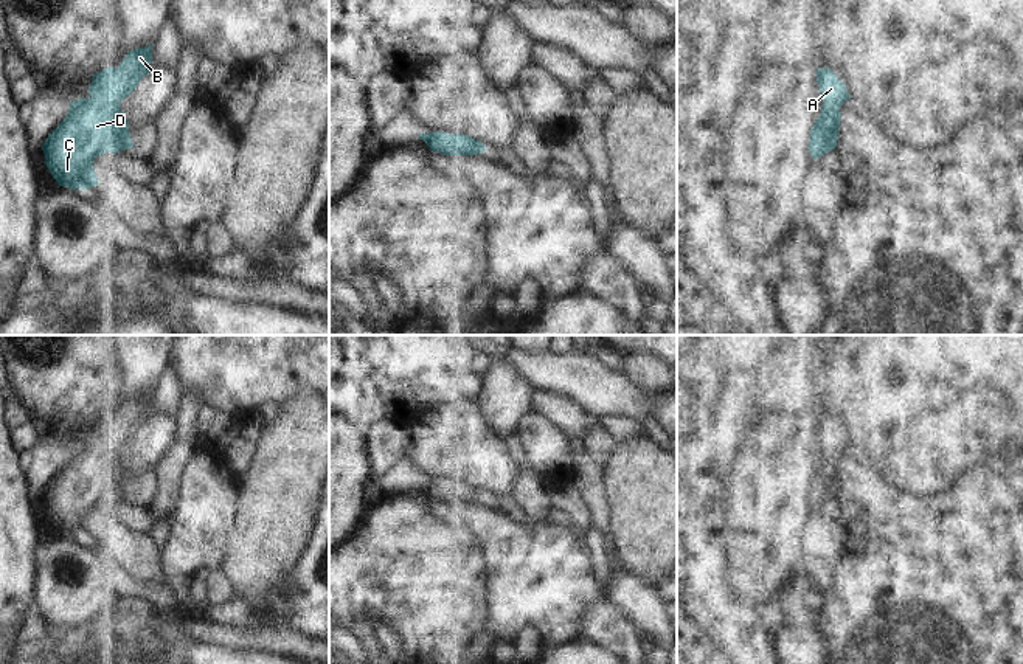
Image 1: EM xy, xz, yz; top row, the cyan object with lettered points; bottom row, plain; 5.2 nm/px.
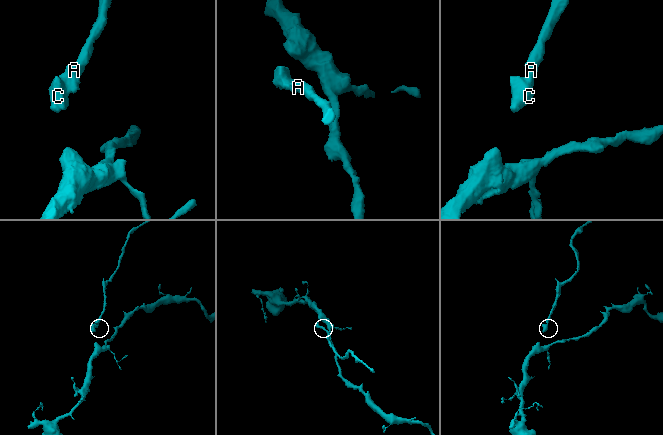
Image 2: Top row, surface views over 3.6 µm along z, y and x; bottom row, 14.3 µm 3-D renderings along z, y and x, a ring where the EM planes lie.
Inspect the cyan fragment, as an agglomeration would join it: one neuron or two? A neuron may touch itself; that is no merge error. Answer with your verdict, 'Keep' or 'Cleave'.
Keep.

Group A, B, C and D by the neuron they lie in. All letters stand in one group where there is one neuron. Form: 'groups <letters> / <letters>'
groups A B C D

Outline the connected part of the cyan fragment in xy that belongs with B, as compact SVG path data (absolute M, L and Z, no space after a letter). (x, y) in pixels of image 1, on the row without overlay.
M152 394L132 397L118 416L107 414L93 422L90 444L71 448L65 467L48 482L42 498L59 534L98 534L95 506L135 495L120 450L152 417Z

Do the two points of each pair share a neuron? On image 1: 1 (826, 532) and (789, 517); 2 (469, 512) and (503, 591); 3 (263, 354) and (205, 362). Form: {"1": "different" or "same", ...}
{"1": "different", "2": "same", "3": "same"}

